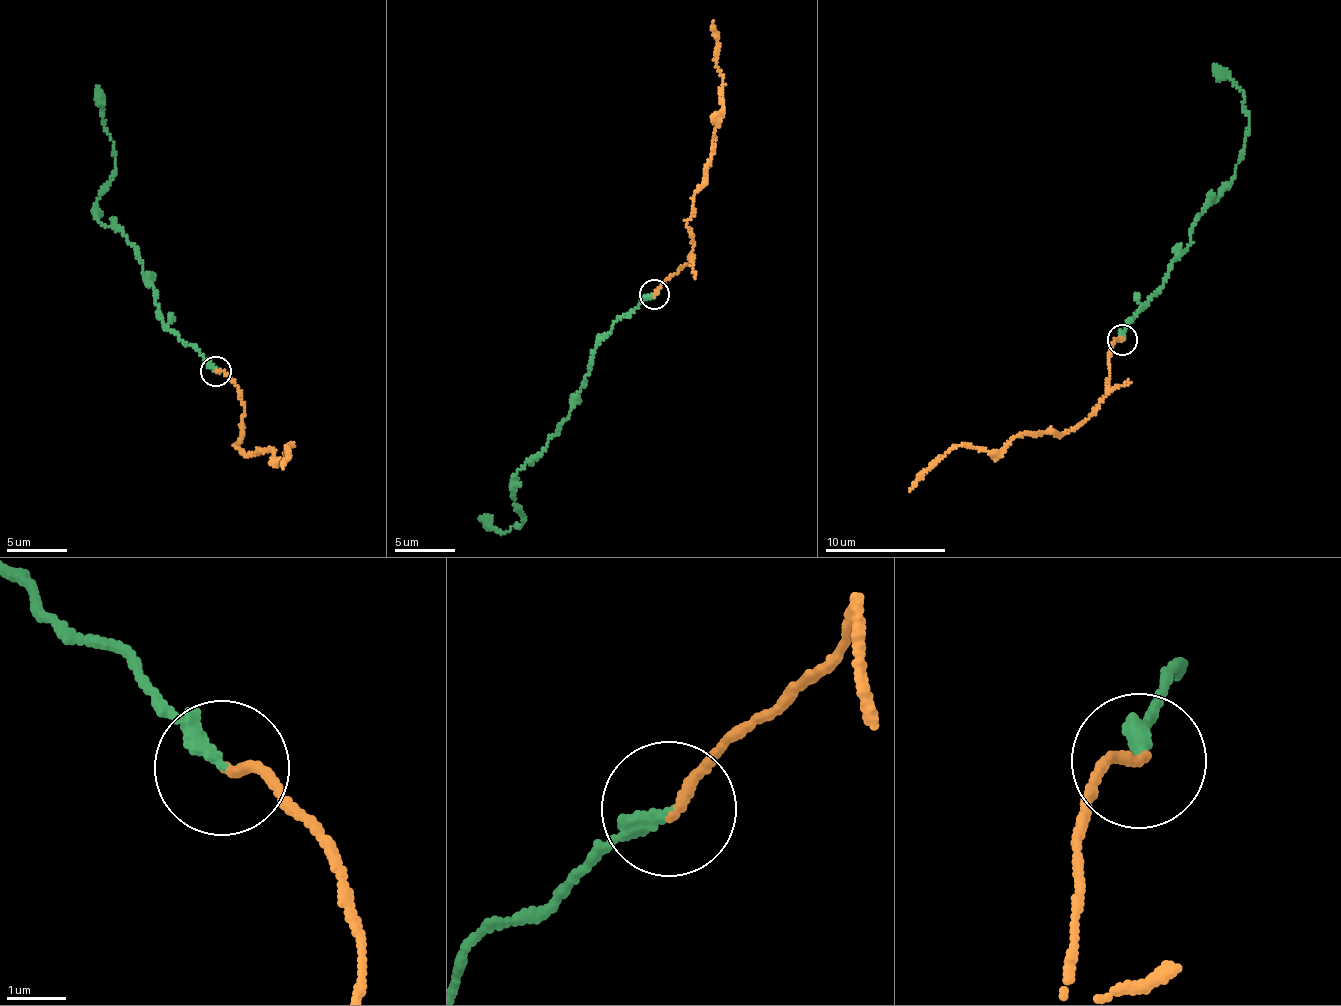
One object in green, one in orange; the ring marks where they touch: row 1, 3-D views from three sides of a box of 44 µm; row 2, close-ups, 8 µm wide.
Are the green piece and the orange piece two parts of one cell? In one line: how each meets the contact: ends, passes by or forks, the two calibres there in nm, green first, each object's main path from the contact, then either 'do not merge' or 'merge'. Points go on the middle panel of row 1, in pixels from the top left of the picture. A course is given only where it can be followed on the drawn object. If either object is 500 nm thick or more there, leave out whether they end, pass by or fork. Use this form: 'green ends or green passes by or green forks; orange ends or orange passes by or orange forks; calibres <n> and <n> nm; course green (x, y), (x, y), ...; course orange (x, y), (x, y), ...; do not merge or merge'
green ends; orange ends; calibres 240 and 160 nm; course green (654, 294), (595, 345), (570, 411), (517, 473), (519, 528), (495, 531), (478, 518); course orange (654, 294), (691, 259), (694, 245), (686, 224), (694, 195), (704, 183), (716, 124), (723, 111), (713, 21); do not merge

